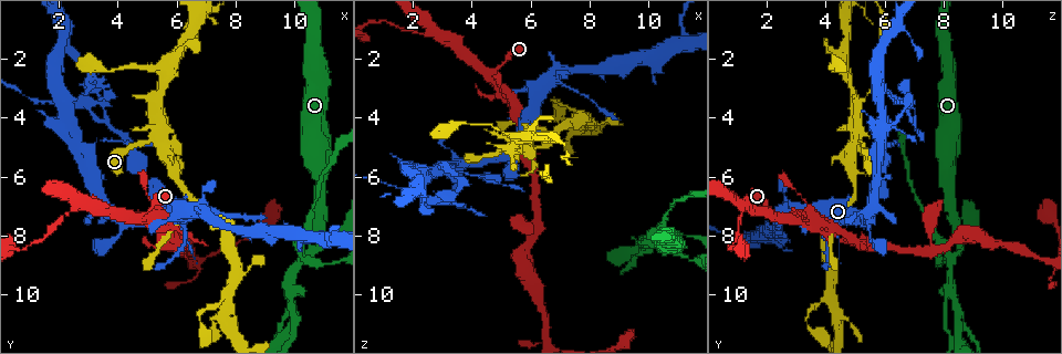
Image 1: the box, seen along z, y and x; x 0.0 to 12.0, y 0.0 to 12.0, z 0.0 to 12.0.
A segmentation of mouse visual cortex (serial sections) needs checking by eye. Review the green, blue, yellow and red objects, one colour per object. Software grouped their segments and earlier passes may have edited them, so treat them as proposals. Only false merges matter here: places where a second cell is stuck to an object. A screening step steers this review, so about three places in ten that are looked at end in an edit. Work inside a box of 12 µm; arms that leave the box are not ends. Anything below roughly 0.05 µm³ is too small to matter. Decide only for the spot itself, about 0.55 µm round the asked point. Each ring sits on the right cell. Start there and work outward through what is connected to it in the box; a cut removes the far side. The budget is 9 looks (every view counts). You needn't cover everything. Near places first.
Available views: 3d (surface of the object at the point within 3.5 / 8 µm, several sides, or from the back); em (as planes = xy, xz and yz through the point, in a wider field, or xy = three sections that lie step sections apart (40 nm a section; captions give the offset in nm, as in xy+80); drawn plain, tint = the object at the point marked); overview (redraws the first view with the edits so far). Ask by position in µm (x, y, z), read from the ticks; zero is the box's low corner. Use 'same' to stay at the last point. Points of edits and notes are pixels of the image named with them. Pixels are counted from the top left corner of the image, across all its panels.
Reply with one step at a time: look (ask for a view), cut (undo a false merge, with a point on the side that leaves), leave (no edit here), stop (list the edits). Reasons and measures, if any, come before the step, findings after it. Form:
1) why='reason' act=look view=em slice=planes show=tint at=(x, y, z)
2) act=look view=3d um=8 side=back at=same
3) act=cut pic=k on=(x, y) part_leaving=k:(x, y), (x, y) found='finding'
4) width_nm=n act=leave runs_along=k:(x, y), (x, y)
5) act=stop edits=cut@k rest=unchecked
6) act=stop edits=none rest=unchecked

why='thin neck' act=look view=3d um=8 side=back at=(4.9, 7.3, 2.8)

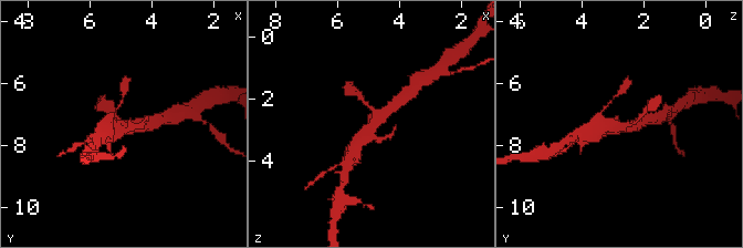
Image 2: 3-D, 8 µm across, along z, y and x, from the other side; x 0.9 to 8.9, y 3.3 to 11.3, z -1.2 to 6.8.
act=look view=em slice=xy step=1 show=tint at=(4.9, 7.4, 2.9)

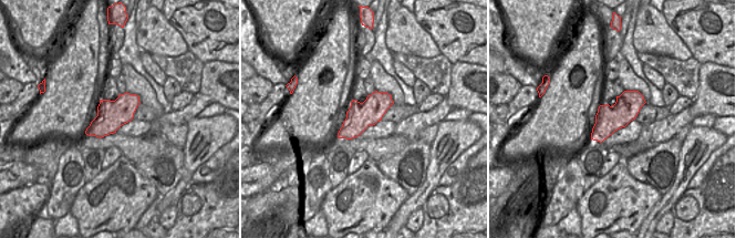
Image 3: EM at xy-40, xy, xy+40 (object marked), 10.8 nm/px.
act=leave found='one cell here'

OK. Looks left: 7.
why='four or more arms meet' act=look view=3d um=3.5 at=(5.3, 4.6, 5.0)

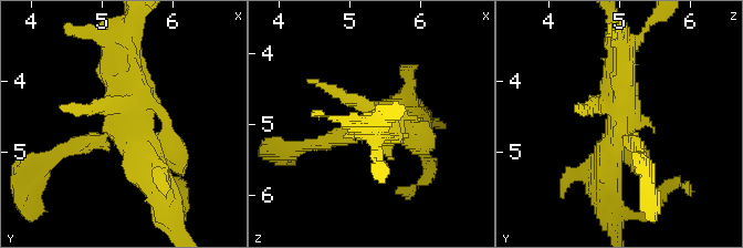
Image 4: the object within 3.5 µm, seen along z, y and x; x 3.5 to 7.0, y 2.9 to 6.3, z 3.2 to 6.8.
why='now the EM' act=look view=em slice=xy step=1 show=tint at=(5.30, 4.70, 5.00)

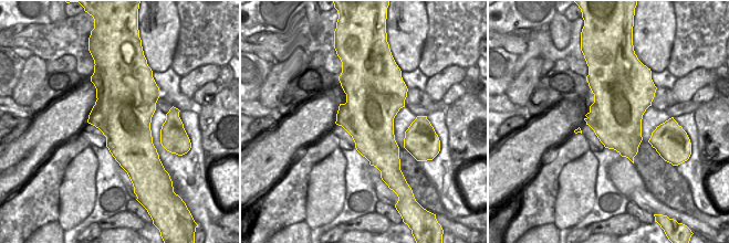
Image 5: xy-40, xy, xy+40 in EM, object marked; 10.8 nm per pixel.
act=leave runs_along=4:(59, 153), (124, 130), (161, 190) found='one cell here'

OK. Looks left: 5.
why='sharp bend' act=look view=3d um=3.5 at=(10.3, 8.6, 8.4)

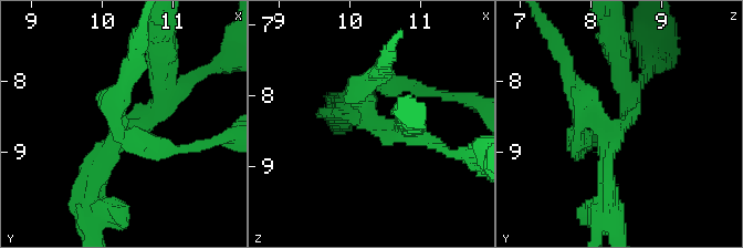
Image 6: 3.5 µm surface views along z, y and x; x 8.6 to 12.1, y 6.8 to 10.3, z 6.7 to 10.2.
arms=4 arm_widths_nm=200,250,250,300 why='need the tissue' act=look view=em slice=xy step=1 show=tint at=(10.30, 8.65, 8.35)

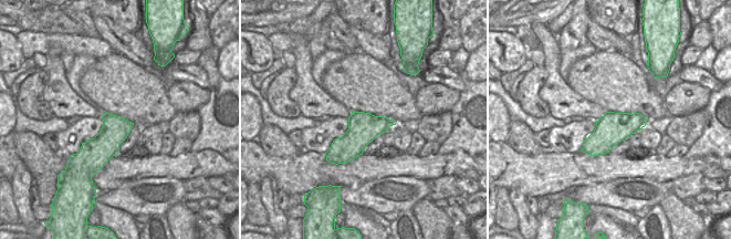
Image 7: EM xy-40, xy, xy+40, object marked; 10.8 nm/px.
act=cut pic=6 on=(111, 121) found='a second cell is stuck on'

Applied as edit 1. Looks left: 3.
why='two arms at a narrow angle' act=look view=3d um=3.5 at=(9.9, 10.5, 8.5)

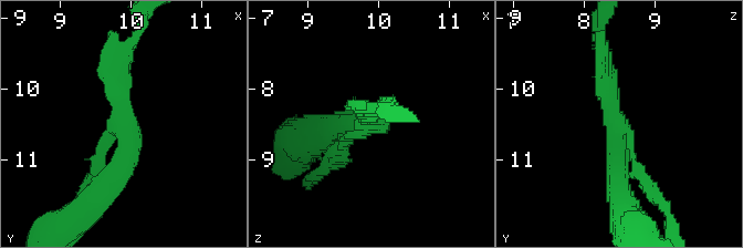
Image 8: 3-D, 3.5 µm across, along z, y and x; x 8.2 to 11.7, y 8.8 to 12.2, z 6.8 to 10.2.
arms=3 arm_widths_nm=150,250,300 why='now the EM' act=look view=em slice=xy step=5 show=tint at=(9.90, 10.50, 8.45)

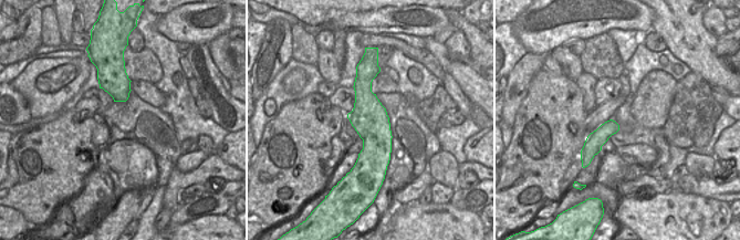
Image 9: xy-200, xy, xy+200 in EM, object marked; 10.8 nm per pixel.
act=leave runs_along=9:(364, 72), (377, 167) found='continuous, no second cell'

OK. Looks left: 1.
act=stop edits=cut@6 rest=unchecked

